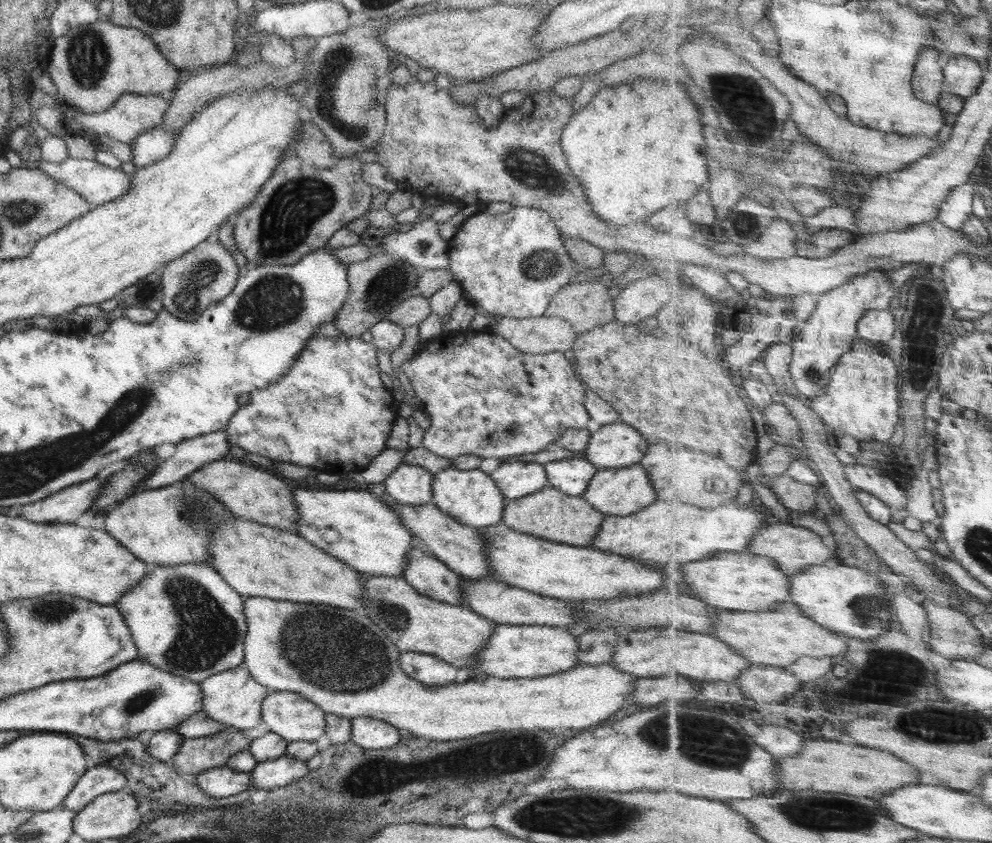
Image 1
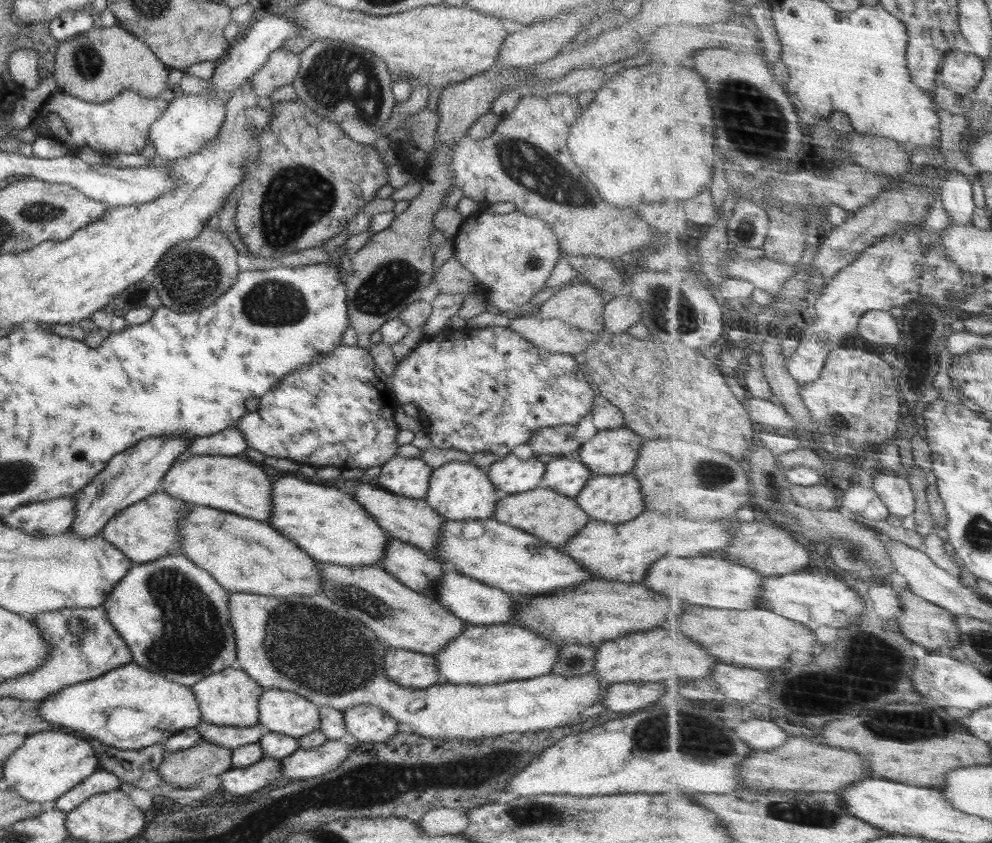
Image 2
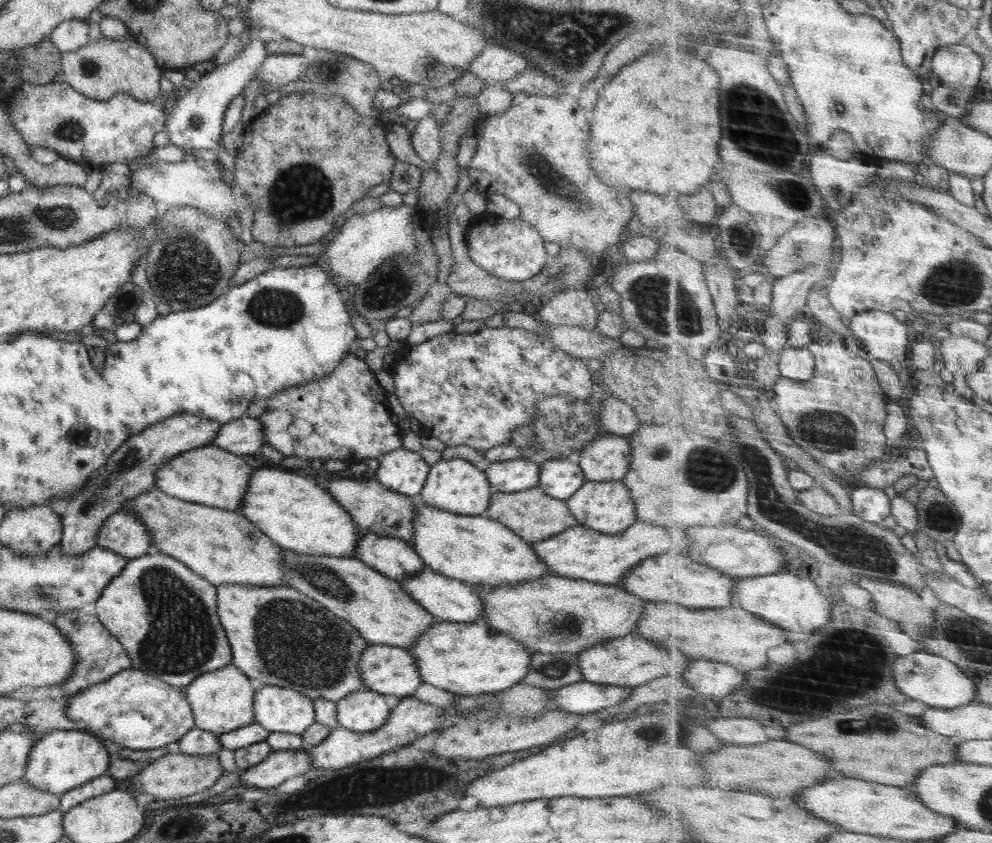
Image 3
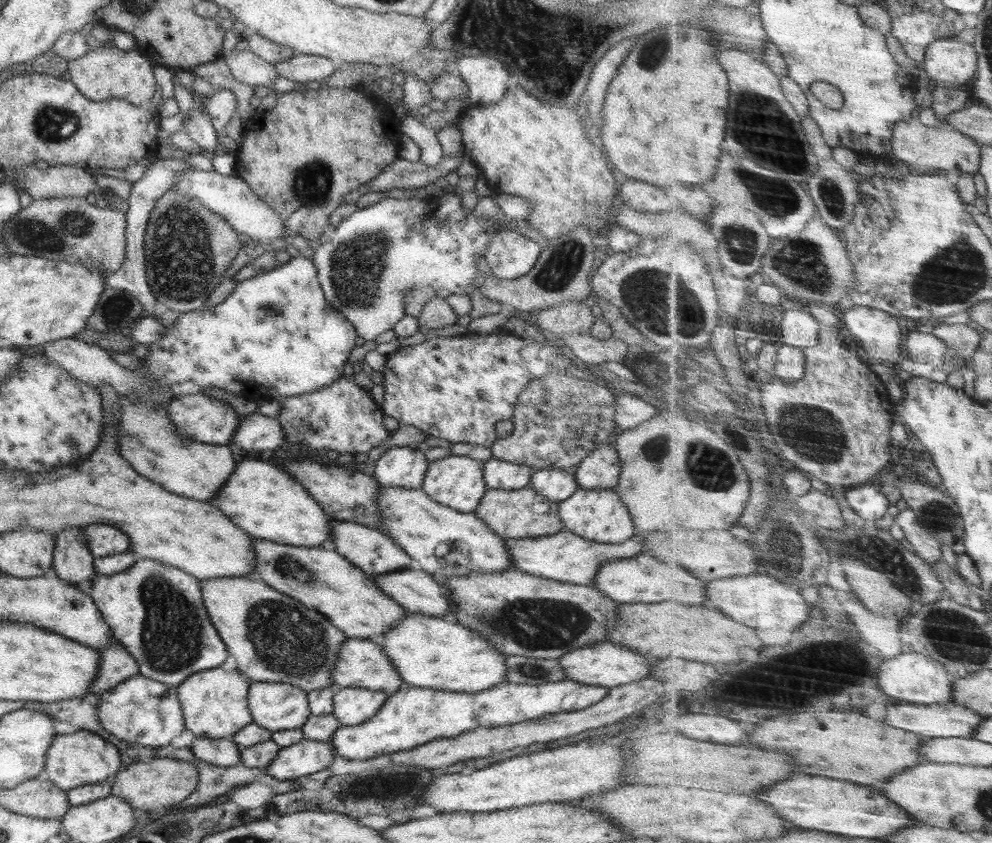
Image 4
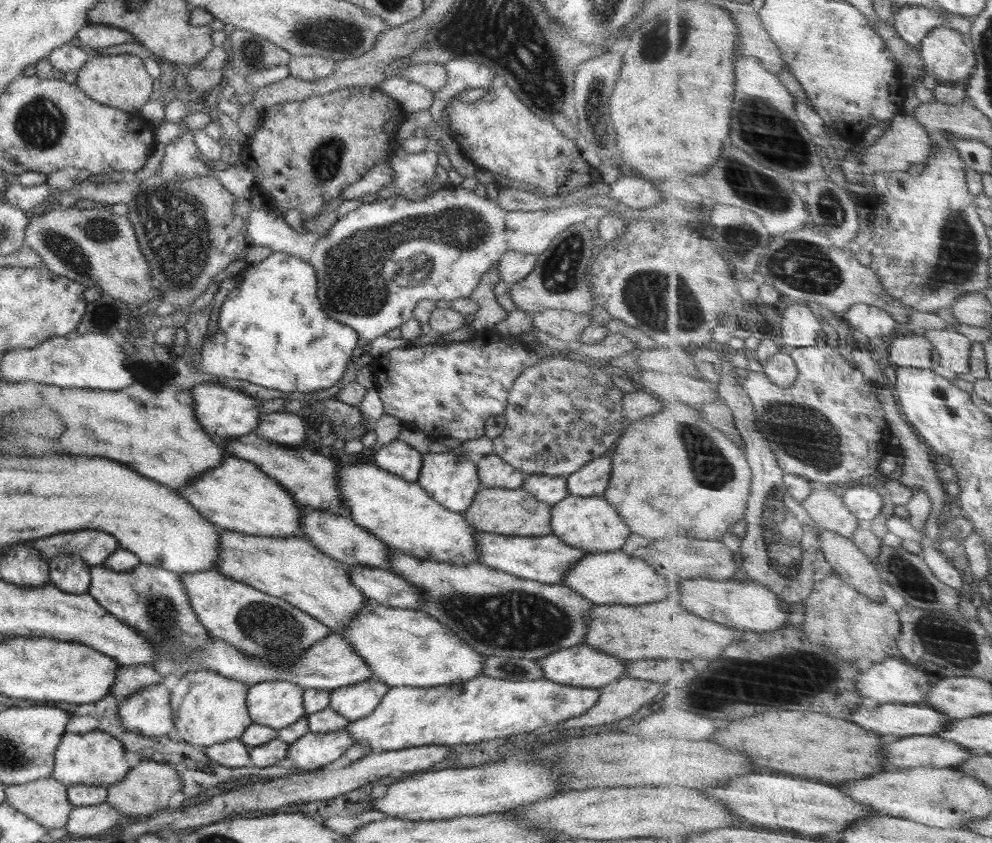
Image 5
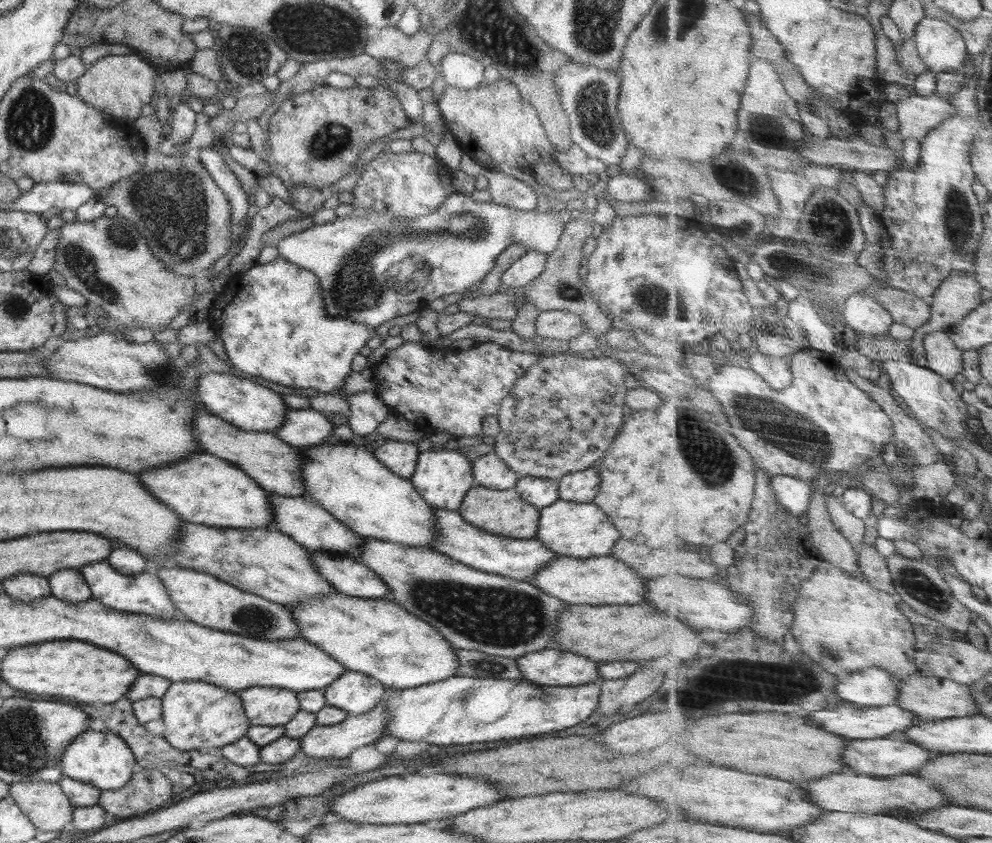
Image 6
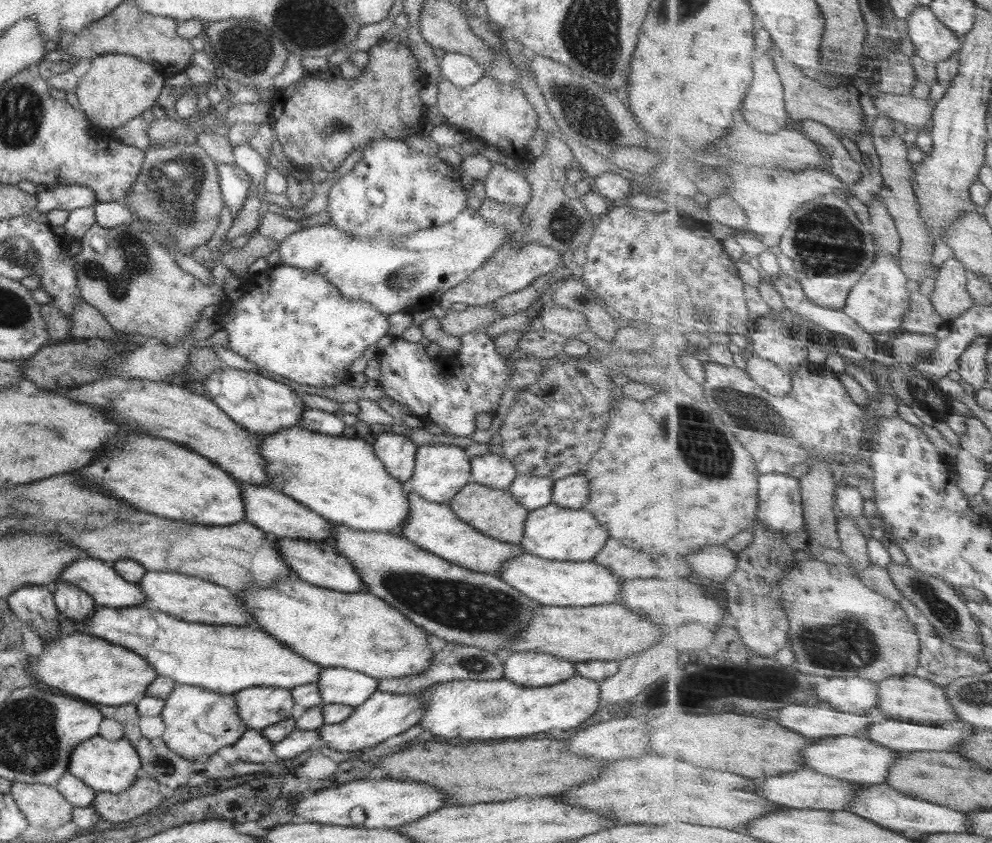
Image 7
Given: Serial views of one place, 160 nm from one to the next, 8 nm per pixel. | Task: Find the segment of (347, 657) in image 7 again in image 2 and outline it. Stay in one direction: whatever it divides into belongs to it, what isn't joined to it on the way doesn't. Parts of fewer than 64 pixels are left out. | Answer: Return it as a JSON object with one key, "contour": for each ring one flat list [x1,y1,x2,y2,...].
{"contour":[[513,622,489,625,466,625,464,630,435,654,443,682,450,684,498,684,531,679,551,672,559,657,560,647]]}

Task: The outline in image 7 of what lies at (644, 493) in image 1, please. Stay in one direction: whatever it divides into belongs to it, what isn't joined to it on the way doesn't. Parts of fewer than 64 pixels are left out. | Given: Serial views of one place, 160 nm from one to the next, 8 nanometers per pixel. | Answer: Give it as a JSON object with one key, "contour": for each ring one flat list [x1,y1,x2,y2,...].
{"contour":[[550,503,530,511,520,545,526,553,546,560,592,561,609,538,608,531,584,508,564,508]]}

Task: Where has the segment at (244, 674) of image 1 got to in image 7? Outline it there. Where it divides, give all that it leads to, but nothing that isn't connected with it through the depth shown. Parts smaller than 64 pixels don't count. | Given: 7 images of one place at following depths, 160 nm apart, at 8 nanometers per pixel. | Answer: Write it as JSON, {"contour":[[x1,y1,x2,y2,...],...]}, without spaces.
{"contour":[[175,684,174,690,165,700,160,716,165,725,161,740,169,750,188,760,198,759,202,754,212,756,222,747,233,746,248,730,248,726,238,715,233,694,223,695,189,684]]}

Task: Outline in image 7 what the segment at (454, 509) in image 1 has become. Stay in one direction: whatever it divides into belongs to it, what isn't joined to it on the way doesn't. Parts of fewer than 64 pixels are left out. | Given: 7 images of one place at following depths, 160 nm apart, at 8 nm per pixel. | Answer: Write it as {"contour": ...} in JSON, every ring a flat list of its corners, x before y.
{"contour":[[447,443,423,444,417,447,413,475,406,484,407,489,417,492,423,499,446,503,470,480,470,456,465,449]]}

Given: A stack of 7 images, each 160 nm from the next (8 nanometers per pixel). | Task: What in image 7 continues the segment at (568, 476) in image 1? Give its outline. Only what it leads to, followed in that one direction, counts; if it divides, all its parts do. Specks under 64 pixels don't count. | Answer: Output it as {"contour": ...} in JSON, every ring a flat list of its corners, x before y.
{"contour":[[519,473,506,489,514,497,514,500,517,500,529,511,552,503,553,480,550,477]]}

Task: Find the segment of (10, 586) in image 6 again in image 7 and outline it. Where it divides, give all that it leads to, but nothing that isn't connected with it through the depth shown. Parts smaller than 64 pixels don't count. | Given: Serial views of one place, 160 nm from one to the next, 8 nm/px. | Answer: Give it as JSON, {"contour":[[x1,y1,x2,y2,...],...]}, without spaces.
{"contour":[[30,584,15,589,6,597,16,621,24,622,43,642,51,642,61,635,59,610,54,602,52,589,51,585]]}

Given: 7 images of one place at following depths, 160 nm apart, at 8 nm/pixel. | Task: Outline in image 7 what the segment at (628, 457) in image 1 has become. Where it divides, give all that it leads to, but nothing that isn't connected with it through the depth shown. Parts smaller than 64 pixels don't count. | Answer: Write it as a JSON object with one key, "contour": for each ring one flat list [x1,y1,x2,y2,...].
{"contour":[[579,472,553,481,552,503,564,508,582,509,590,496,588,479]]}

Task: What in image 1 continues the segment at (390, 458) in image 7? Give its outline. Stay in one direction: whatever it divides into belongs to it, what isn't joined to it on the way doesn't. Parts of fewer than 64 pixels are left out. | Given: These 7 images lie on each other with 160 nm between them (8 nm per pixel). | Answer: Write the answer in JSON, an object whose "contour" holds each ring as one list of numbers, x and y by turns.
{"contour":[[400,463,392,474,384,479,386,495,392,497,401,505,418,506,425,505,433,499,432,481,433,473,418,465]]}

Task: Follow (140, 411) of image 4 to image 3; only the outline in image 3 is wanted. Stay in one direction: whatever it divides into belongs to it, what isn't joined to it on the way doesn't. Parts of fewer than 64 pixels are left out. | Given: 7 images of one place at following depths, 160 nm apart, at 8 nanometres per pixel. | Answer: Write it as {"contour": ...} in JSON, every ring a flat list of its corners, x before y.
{"contour":[[206,445,174,455,162,464,155,474,155,486,168,496,186,502,239,512,252,471,250,465,238,455,219,446]]}

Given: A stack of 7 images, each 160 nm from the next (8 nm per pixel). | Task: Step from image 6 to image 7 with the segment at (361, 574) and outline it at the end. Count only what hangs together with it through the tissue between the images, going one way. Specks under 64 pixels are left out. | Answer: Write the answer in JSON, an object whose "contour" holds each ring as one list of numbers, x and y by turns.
{"contour":[[276,538,275,544,286,561,286,564,298,575,300,580,321,586,322,588,332,589,338,592,360,592,367,590,365,582,360,580,357,570,350,564,350,561,335,550,333,543,328,541,309,541,306,539]]}

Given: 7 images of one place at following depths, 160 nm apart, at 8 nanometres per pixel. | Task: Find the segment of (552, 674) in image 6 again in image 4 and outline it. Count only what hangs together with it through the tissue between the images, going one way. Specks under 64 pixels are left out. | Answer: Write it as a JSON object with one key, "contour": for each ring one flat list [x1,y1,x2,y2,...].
{"contour":[[606,640,567,652,559,658,559,665,570,680,612,688,632,683,648,676,648,672,650,672,648,662,650,660,652,660,651,657,634,654,626,646,614,644,612,641]]}

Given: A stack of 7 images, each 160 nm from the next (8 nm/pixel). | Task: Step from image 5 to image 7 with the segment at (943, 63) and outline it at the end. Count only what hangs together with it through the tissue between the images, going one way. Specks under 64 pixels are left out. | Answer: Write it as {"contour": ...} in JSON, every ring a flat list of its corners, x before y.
{"contour":[[929,2,918,7,908,23,916,54,924,60,941,63,965,47,966,40,938,18]]}

